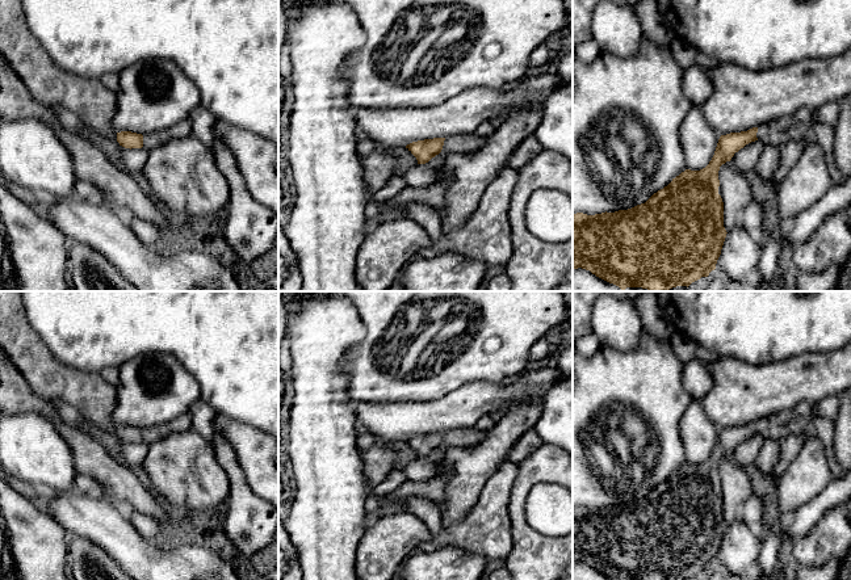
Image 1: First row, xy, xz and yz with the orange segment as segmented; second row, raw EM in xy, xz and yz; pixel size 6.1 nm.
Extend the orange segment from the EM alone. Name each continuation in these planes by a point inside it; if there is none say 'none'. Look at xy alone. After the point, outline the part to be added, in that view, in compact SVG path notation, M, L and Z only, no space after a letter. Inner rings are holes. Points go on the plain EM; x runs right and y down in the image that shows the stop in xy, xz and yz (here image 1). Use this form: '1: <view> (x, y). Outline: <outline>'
1: xy (151, 434). Outline: M185 413L168 423L144 428L142 442L151 445L162 438L165 438L167 436L181 433L189 429L192 429L192 417L189 413Z

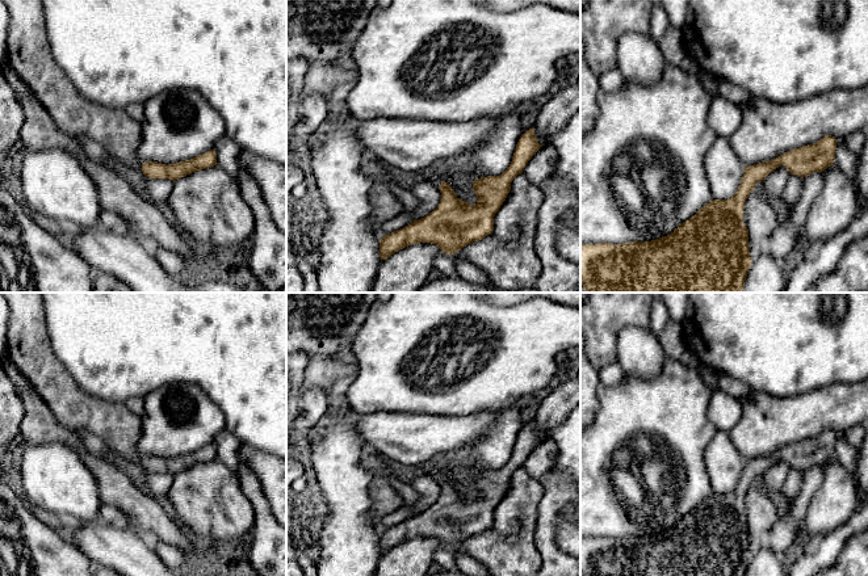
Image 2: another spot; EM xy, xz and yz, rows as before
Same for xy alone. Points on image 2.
none

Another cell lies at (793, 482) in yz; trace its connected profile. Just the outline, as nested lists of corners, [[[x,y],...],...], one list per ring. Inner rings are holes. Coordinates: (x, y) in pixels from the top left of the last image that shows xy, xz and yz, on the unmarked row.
[[[789,468],[788,476],[783,484],[781,493],[785,500],[793,500],[797,497],[802,487],[802,472],[796,468]]]

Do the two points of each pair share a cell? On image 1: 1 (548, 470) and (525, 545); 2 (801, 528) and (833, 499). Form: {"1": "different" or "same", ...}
{"1": "same", "2": "same"}

